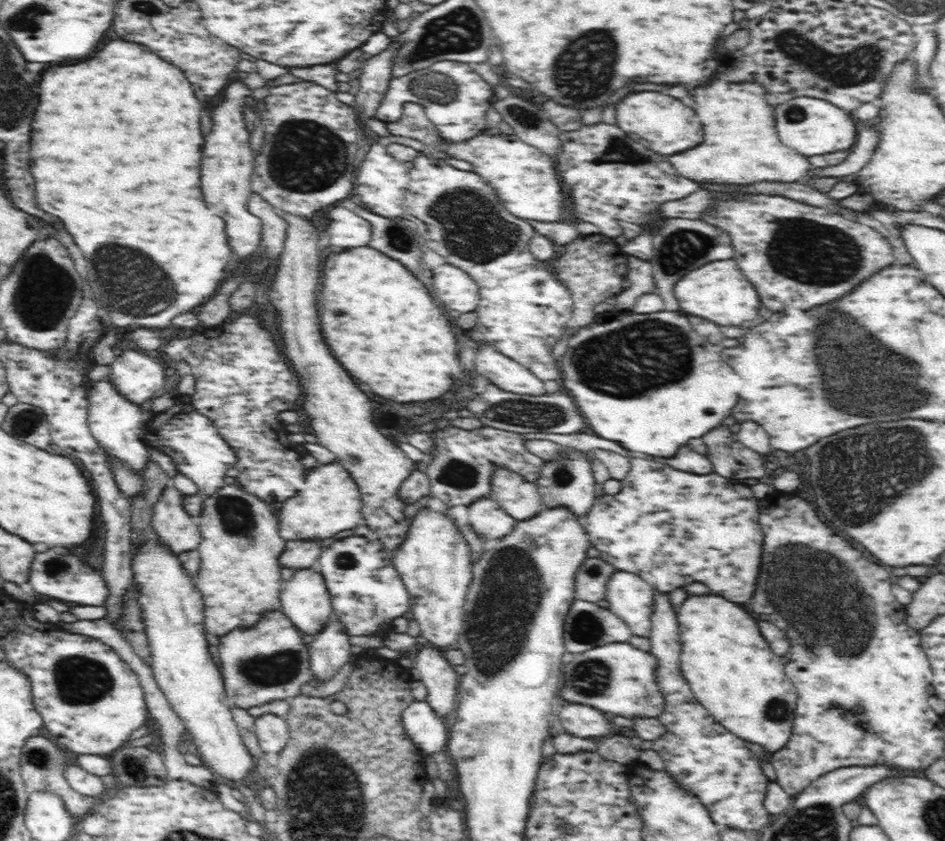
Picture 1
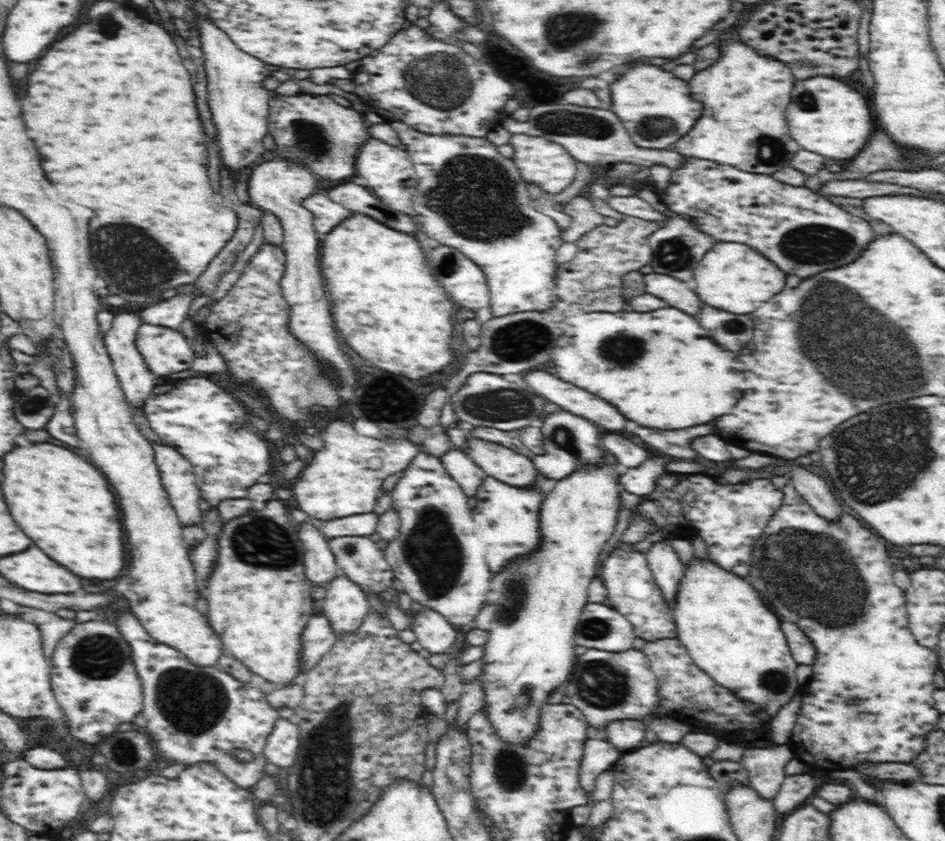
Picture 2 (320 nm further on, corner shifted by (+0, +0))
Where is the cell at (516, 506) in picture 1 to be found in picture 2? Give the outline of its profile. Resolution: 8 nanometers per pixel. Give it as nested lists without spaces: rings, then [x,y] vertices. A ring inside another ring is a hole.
[[[474,439],[466,453],[493,480],[522,490],[530,490],[537,484],[539,472],[533,460],[504,445]]]

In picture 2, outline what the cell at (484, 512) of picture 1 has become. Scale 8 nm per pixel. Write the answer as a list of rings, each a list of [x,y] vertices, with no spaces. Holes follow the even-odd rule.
[[[460,448],[448,450],[441,456],[441,461],[449,475],[462,487],[462,491],[473,502],[479,484],[482,484],[486,473]]]

